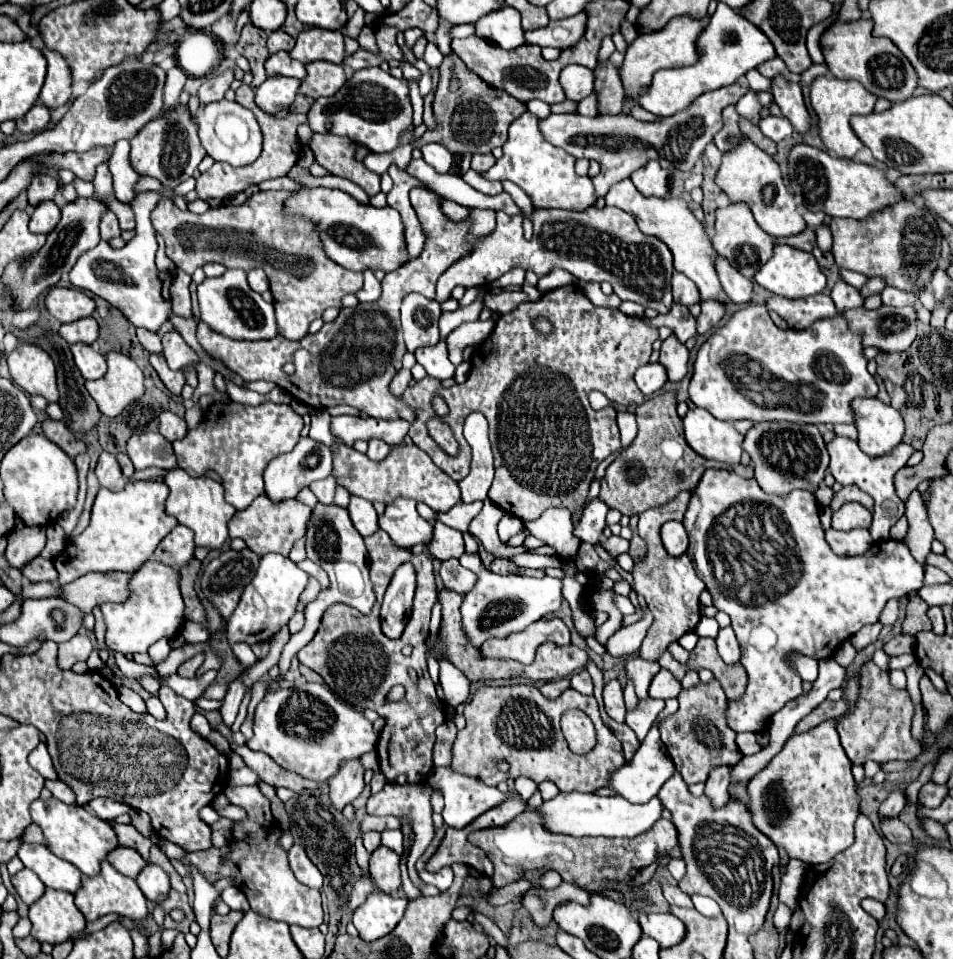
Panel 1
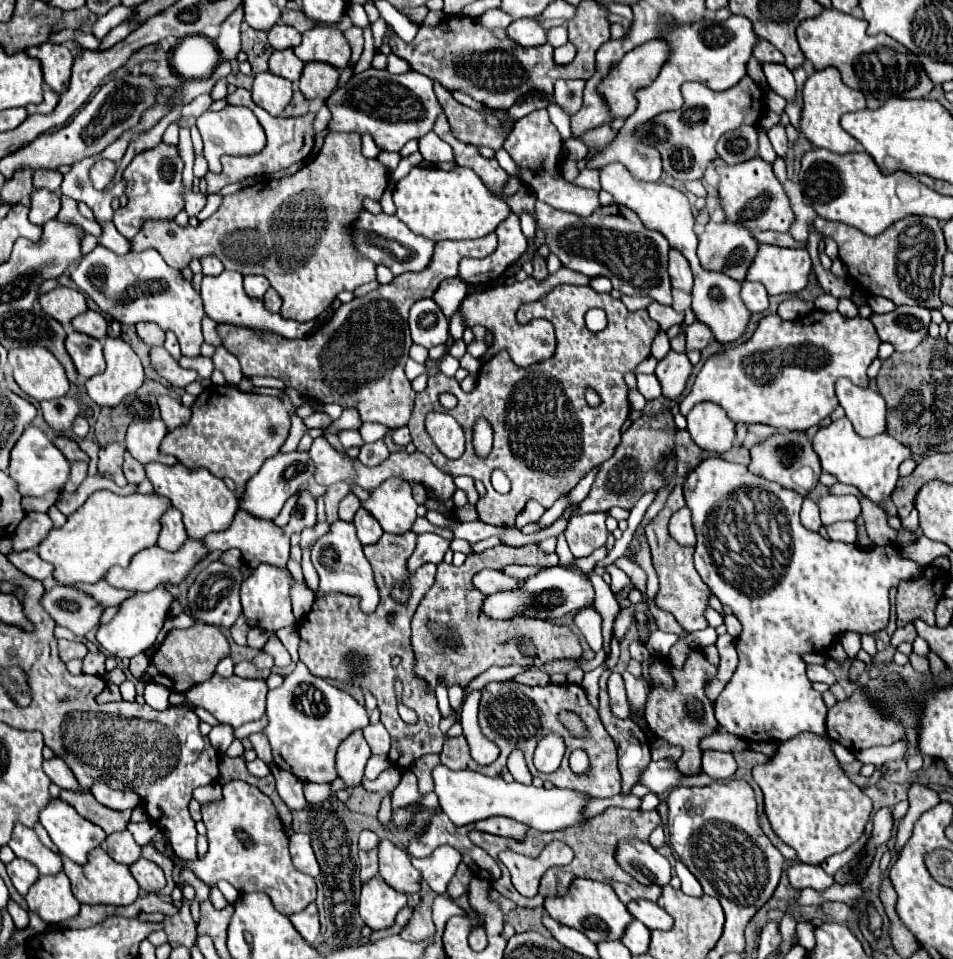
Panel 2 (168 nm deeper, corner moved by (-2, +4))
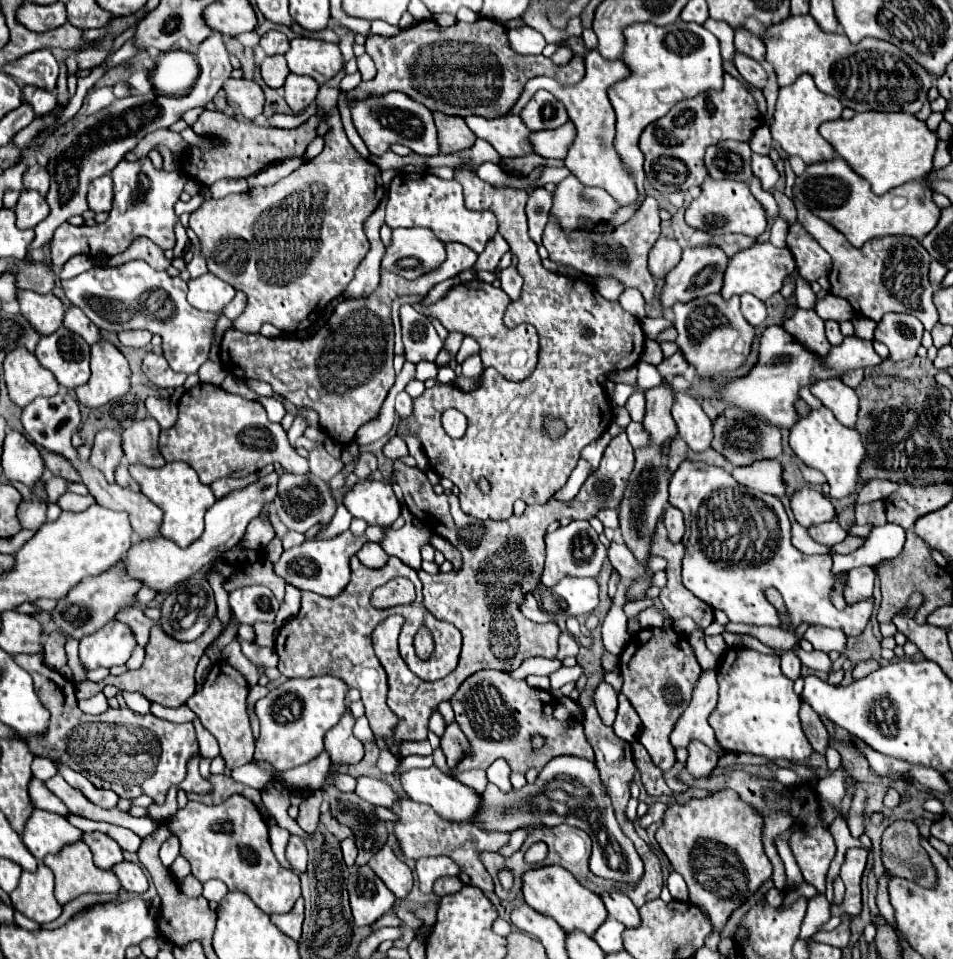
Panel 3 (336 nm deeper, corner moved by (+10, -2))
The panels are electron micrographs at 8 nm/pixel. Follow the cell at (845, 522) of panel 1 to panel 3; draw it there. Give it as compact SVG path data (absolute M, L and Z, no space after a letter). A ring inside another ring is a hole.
M802 489L792 495L792 511L802 527L814 527L836 519L836 509L826 495L816 489Z

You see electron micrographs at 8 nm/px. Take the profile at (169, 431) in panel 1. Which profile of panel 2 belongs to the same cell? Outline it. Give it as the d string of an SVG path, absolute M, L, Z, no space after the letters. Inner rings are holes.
M160 395L158 407L160 407L160 413L162 413L162 421L166 423L166 427L170 431L178 425L186 425L188 419L190 419L190 409L184 407L180 401L176 401L170 395Z

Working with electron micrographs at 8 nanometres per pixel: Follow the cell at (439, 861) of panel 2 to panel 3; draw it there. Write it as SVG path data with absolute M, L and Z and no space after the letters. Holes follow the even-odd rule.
M422 857L416 861L416 873L420 881L420 891L422 893L432 893L432 885L438 877L444 875L458 875L458 865L450 857Z

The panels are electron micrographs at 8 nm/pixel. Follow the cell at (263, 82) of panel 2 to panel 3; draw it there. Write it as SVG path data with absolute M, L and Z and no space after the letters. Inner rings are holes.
M228 79L224 83L228 105L234 109L234 115L254 119L264 111L264 91L258 83L246 79Z

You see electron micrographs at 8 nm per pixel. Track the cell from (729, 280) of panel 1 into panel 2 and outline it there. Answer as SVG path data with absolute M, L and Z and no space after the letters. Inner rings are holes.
M742 281L742 301L752 313L764 313L768 309L768 293L762 283Z

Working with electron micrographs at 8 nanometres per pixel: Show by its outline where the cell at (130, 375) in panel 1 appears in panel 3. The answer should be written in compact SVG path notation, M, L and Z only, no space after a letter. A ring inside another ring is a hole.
M98 341L92 345L90 367L90 381L76 389L76 399L80 405L94 409L128 393L130 367L126 357L112 343Z

